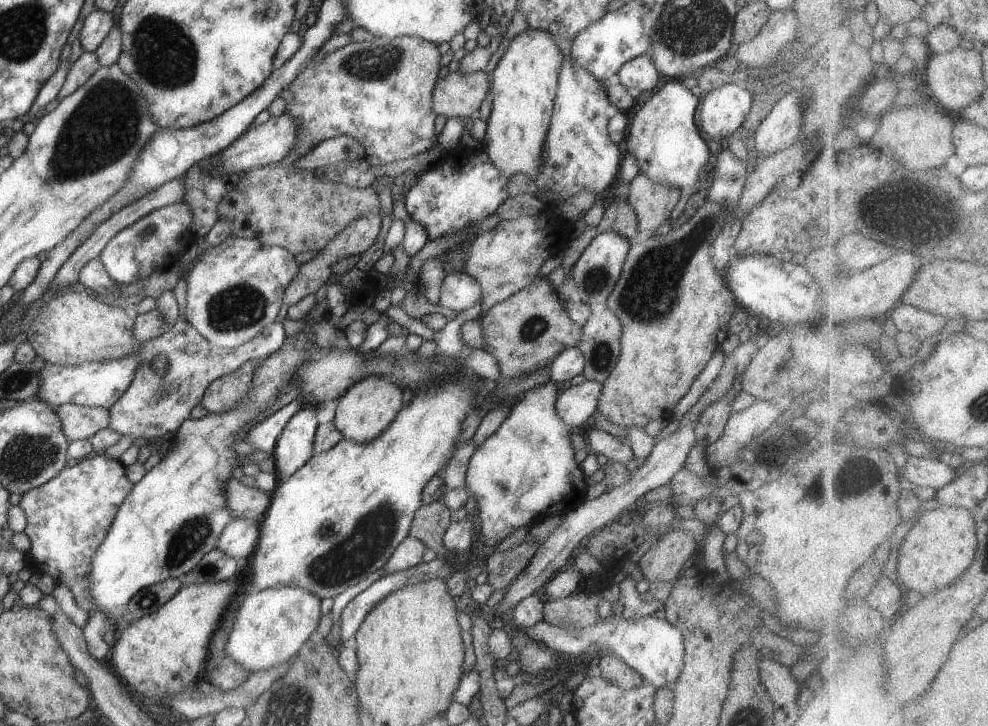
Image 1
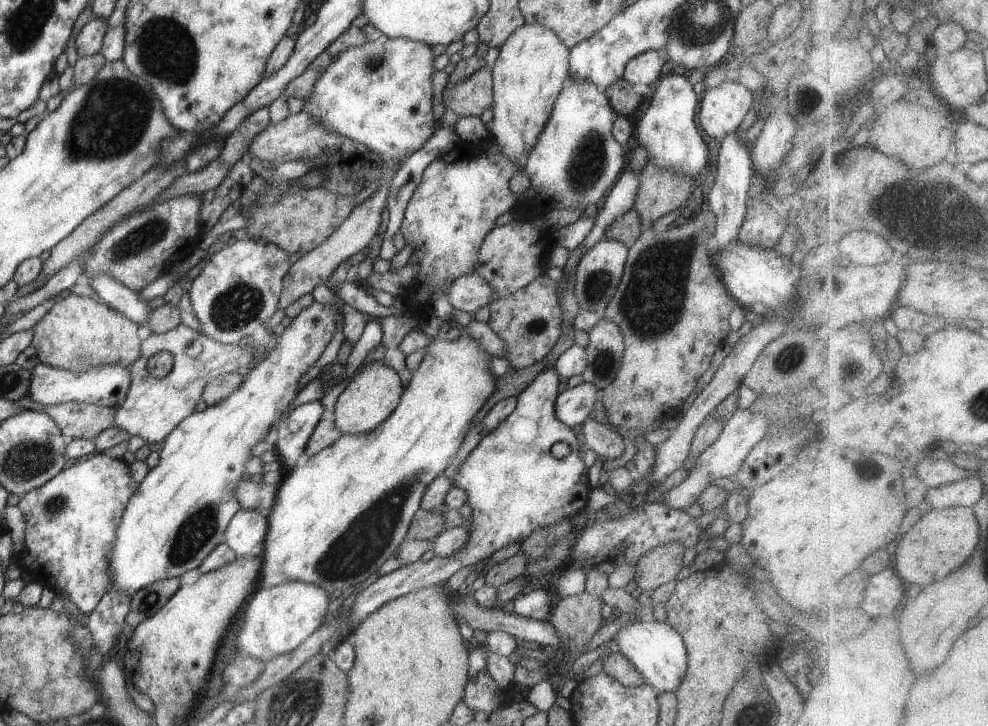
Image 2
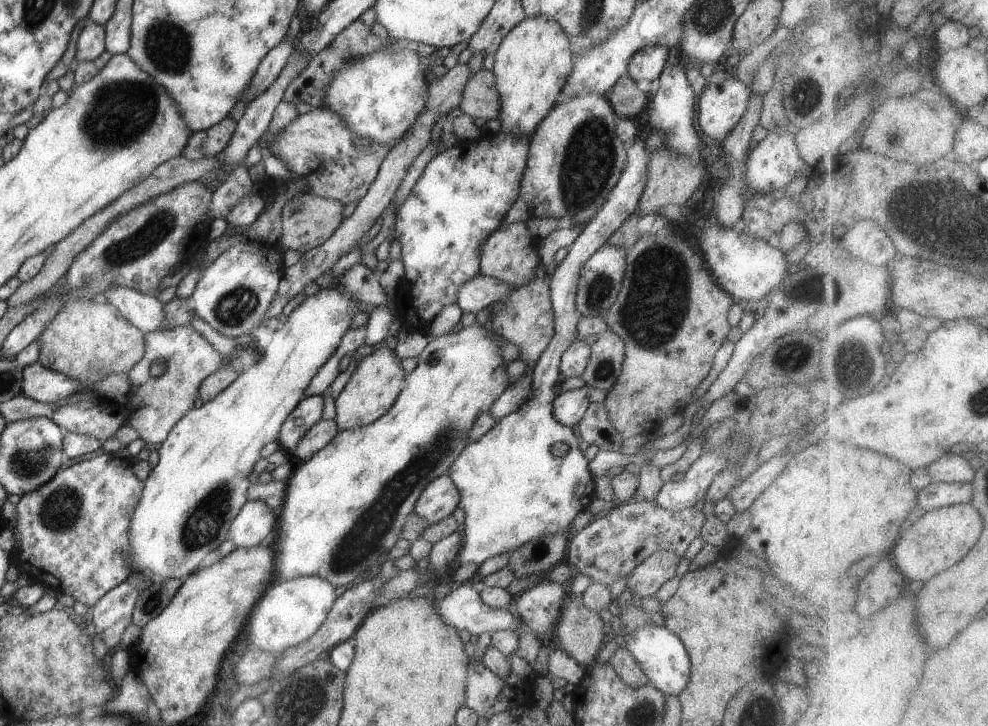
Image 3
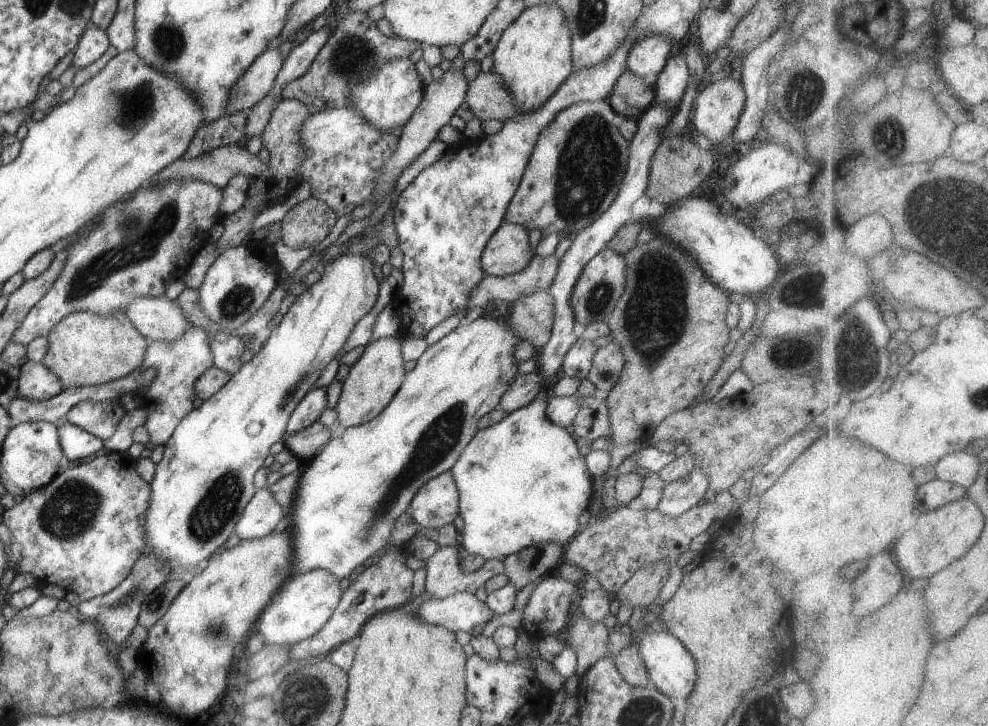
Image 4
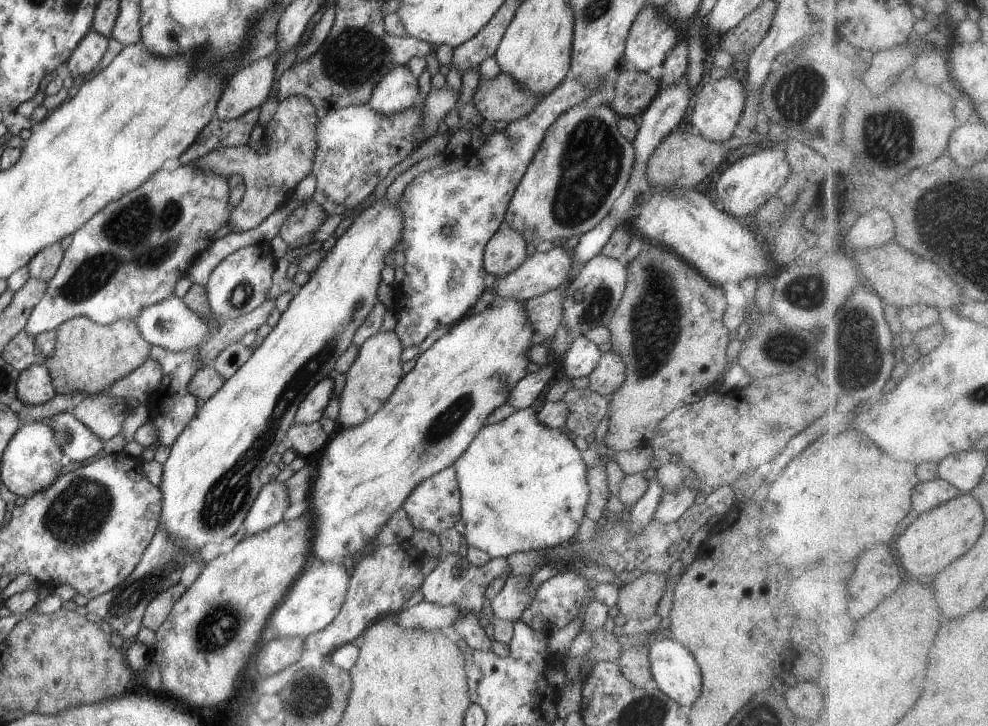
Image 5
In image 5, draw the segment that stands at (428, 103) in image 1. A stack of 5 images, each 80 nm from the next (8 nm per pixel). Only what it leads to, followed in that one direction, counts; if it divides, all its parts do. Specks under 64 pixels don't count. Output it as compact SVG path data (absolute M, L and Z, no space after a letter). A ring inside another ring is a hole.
M398 66L375 87L368 104L371 109L381 114L392 115L422 101L417 79L408 66Z

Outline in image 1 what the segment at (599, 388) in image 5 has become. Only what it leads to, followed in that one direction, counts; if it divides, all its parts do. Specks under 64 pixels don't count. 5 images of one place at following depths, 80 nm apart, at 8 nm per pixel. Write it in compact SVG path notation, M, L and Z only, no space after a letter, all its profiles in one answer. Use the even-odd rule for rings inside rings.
M602 307L594 310L582 325L582 330L578 346L585 358L582 374L587 381L594 381L603 386L621 355L621 322L614 311Z

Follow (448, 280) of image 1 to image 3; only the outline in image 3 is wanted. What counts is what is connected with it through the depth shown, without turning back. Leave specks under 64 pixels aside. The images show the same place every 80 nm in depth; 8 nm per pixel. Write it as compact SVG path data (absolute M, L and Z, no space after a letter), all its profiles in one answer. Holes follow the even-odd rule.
M479 275L458 288L456 304L464 313L487 313L494 302L504 302L512 290L516 290L512 284Z

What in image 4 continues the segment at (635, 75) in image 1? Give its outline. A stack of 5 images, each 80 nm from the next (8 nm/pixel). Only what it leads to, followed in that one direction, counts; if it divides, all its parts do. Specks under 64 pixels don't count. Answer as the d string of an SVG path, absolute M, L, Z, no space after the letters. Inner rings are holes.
M642 36L636 46L628 52L628 69L636 76L644 78L648 74L658 75L668 62L668 54L674 45L664 36Z

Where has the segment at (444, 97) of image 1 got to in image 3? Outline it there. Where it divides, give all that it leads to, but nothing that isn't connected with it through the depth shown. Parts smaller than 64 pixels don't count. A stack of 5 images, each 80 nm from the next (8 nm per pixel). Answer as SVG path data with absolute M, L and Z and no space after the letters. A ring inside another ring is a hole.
M483 68L471 77L464 86L462 100L456 108L474 119L484 118L487 121L498 119L500 94L496 90L493 72Z

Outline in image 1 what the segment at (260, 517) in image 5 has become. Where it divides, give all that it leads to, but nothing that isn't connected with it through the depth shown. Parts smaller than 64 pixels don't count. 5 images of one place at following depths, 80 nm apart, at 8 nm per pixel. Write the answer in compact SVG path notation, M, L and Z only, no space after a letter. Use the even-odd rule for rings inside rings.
M232 519L220 534L217 547L229 557L250 560L255 553L261 524L254 519Z

